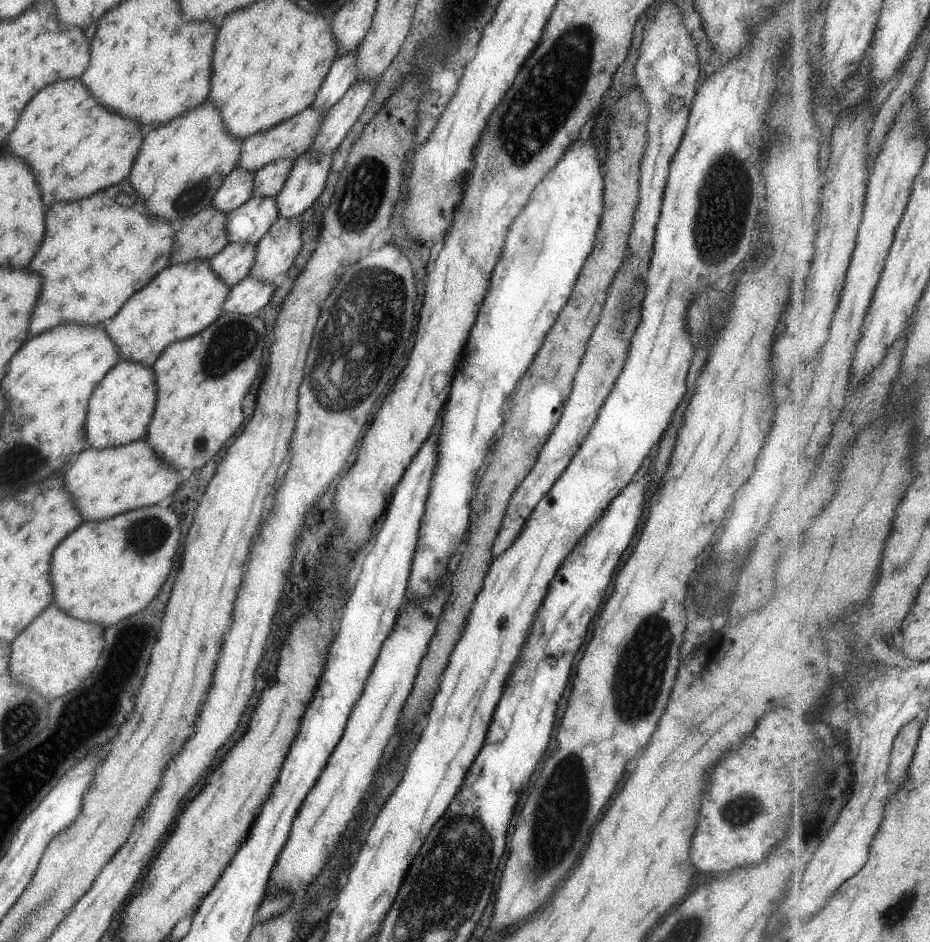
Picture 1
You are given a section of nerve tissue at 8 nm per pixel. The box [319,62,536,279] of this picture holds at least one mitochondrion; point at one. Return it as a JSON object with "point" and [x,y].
{"point":[362,199]}

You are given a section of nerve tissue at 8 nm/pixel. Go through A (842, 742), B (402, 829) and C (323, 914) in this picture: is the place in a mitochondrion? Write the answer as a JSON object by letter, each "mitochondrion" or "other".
{"A":"other","B":"other","C":"other"}

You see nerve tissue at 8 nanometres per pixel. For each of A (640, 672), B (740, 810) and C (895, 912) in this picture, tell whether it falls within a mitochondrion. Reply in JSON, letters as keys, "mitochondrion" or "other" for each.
{"A":"mitochondrion","B":"mitochondrion","C":"mitochondrion"}

